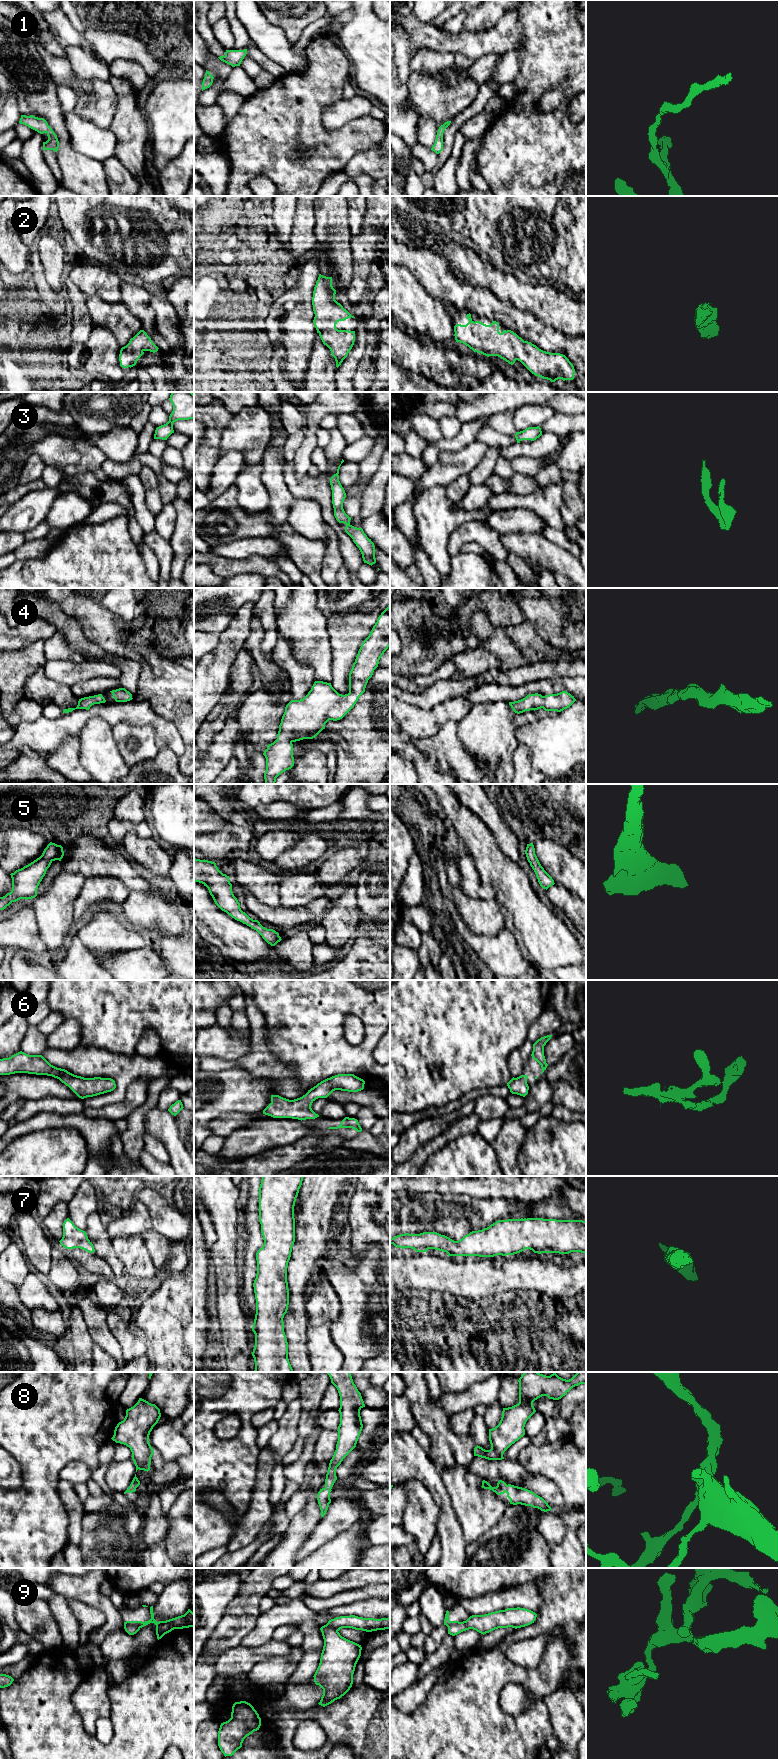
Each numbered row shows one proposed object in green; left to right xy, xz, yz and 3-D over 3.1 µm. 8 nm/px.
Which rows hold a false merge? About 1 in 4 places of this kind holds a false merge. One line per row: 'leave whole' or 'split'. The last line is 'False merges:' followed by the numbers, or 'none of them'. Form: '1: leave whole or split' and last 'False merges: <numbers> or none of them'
1: leave whole
2: leave whole
3: leave whole
4: leave whole
5: leave whole
6: leave whole
7: leave whole
8: leave whole
9: split
False merges: 9

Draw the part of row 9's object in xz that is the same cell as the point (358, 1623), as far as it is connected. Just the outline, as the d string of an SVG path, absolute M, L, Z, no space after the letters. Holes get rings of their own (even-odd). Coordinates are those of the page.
M355 1615L340 1616L329 1620L328 1623L322 1626L320 1629L324 1628L333 1629L336 1631L339 1631L342 1628L352 1628L366 1632L385 1630L390 1629L390 1617L374 1619L358 1617Z

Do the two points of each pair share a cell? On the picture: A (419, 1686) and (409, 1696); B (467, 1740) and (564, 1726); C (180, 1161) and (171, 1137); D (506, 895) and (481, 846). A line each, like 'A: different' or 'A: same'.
A: same
B: different
C: same
D: same

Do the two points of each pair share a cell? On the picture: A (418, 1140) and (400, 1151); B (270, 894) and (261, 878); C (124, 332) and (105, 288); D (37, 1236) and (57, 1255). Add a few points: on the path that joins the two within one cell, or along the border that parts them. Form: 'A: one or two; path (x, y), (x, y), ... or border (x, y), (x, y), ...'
A: one; path (414, 1140), (404, 1148)
B: one; path (266, 890), (261, 882)
C: two; border (88, 296), (98, 296), (106, 302), (120, 302)
D: two; border (54, 1245), (51, 1250), (51, 1268), (48, 1272)

